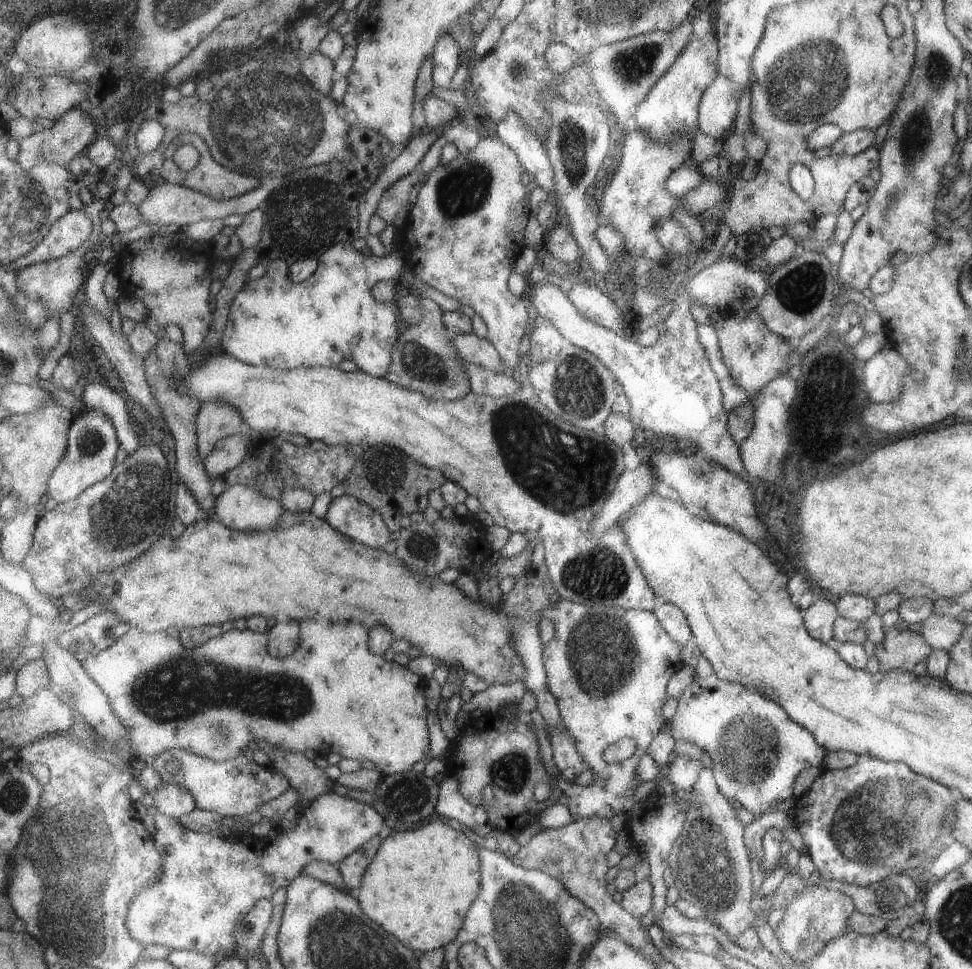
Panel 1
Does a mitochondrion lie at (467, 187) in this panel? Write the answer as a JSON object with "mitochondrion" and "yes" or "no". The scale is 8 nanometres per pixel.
{"mitochondrion":"yes"}

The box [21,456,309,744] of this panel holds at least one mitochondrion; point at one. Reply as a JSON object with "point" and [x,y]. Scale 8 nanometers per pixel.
{"point":[131,509]}

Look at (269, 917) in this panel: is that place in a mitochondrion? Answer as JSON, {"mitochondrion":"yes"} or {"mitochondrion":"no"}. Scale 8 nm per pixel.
{"mitochondrion":"no"}

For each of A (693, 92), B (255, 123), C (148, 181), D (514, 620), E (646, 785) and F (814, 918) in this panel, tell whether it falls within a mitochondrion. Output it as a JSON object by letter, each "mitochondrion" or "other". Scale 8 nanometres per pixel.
{"A":"other","B":"mitochondrion","C":"other","D":"other","E":"other","F":"mitochondrion"}

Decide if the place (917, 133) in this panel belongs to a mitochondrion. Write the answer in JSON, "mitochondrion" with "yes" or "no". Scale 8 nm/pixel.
{"mitochondrion":"yes"}

